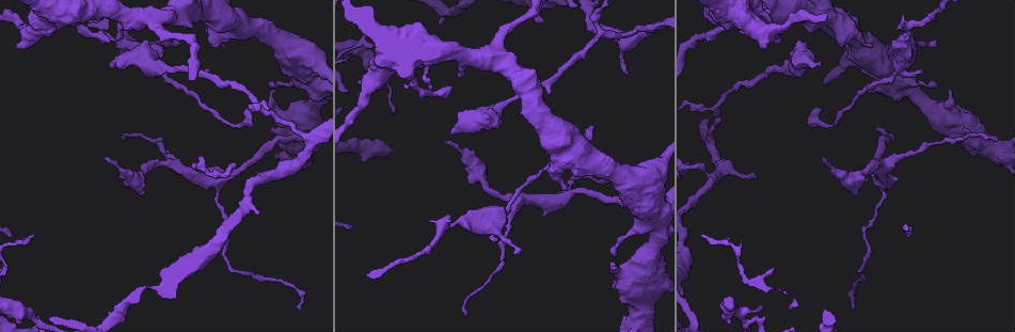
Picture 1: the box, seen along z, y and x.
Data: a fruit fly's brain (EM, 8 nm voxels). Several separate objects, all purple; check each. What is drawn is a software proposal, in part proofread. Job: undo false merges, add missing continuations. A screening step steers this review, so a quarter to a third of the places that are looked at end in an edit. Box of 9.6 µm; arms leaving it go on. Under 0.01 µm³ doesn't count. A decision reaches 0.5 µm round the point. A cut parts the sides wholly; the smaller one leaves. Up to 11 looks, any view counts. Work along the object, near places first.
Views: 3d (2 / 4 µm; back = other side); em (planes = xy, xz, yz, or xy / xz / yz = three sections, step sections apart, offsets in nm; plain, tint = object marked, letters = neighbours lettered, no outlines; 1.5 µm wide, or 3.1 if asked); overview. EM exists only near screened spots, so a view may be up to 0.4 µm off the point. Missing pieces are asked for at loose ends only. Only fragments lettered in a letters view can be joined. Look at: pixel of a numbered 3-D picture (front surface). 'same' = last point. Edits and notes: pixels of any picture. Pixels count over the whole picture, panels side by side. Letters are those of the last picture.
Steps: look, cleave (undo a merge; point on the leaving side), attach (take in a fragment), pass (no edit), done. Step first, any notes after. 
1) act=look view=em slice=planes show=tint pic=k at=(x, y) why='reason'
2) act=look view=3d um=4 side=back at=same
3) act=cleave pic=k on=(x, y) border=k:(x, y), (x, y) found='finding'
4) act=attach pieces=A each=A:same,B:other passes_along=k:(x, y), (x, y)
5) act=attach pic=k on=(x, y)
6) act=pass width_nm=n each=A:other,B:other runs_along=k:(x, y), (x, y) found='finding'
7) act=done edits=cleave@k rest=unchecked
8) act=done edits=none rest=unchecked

act=look view=em slice=planes show=letters pic=1 at=(446, 141) why='branch stops here'

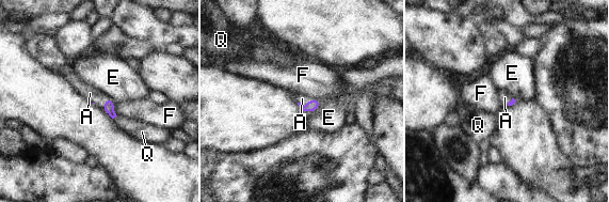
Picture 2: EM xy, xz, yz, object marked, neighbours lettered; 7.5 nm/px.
act=attach pieces=A each=A:same,E:other,F:other,Q:other passes_along=2:(315, 103), (306, 104), (302, 98) found='the neuron continues'

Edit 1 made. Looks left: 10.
act=look view=overview why='see it whole again'

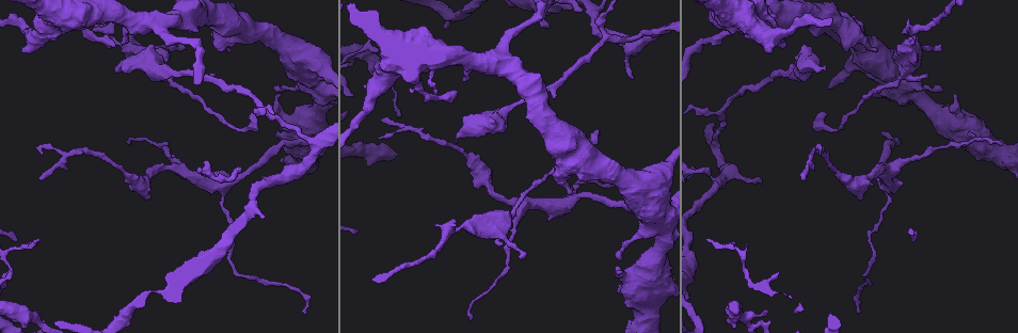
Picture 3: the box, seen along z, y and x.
act=look view=em slice=planes show=letters pic=3 at=(550, 26) why='branch stops here'

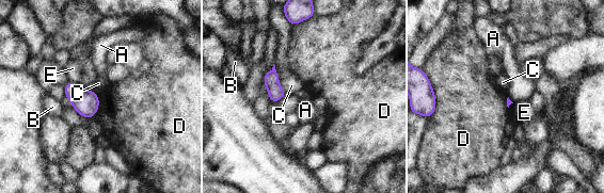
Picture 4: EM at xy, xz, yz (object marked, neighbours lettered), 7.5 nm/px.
act=pass each=A:other,B:other,C:other,D:other,E:other found='none of them fits'

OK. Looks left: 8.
act=look view=em slice=planes show=letters pic=3 at=(767, 311)

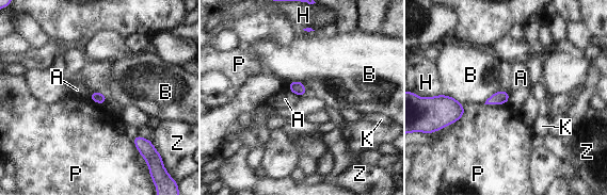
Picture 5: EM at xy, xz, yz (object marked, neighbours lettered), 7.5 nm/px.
act=pass longest_contact=B:170nm each=A:other,B:other,H:other,K:other,P:other,Z:other border=5:(287, 87), (300, 97) found='no lettered fragment goes on from it'

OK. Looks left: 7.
act=done edits=attach@2 rest=unchecked

